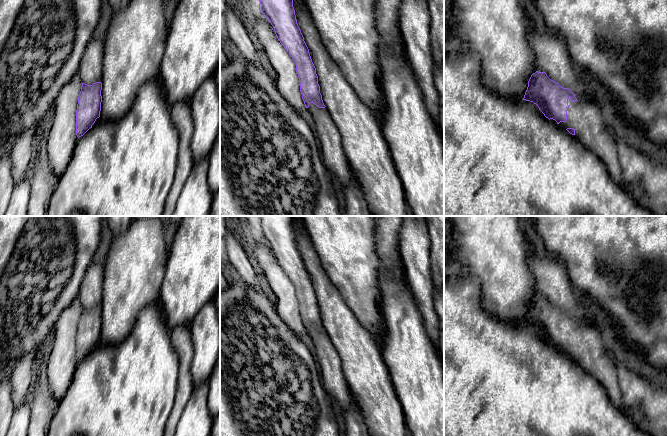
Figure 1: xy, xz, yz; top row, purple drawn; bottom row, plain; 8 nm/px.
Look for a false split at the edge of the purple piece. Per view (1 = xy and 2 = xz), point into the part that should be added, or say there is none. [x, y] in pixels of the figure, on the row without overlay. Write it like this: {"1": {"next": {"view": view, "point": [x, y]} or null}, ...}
{"1": {"next": null}, "2": {"next": null}}

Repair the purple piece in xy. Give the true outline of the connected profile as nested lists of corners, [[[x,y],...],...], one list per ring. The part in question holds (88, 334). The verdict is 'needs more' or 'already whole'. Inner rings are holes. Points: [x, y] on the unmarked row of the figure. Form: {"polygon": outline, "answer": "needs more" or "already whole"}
{"polygon": [[[82,307],[76,334],[76,359],[83,360],[100,341],[102,307]]], "answer": "already whole"}

